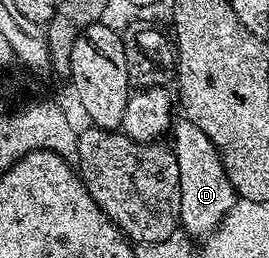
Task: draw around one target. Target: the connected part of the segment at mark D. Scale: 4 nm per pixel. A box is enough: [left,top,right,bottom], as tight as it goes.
[172,118,235,233]

